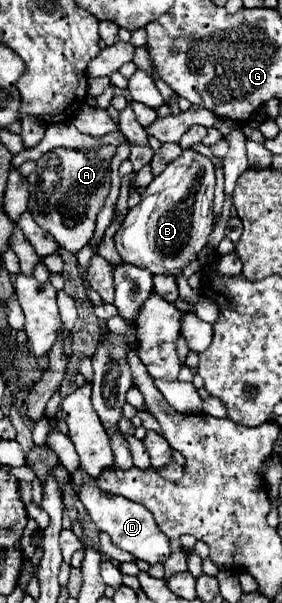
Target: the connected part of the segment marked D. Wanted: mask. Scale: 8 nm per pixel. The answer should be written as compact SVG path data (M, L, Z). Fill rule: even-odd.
M93 486L81 488L79 498L81 498L83 506L87 508L91 520L97 524L97 528L107 532L115 546L119 546L125 552L131 552L137 560L145 560L149 564L165 562L169 558L169 554L171 554L169 538L161 532L161 528L153 520L153 514L145 506L141 506L133 500L125 500L123 496L101 492L99 488L93 488Z

